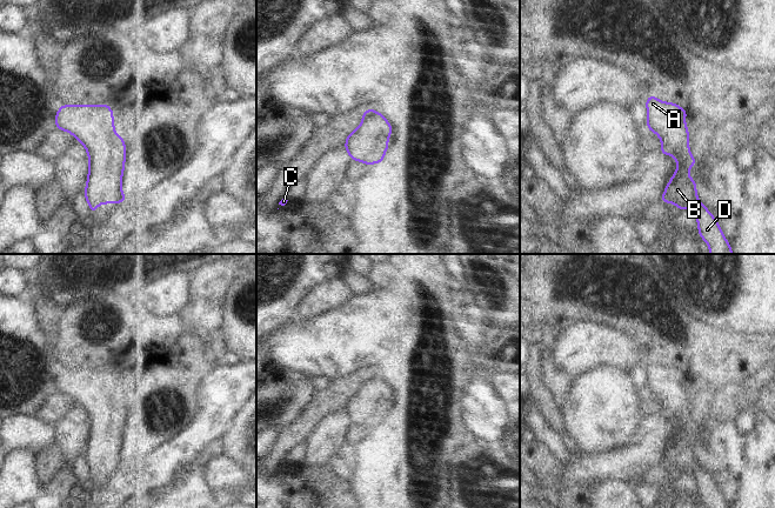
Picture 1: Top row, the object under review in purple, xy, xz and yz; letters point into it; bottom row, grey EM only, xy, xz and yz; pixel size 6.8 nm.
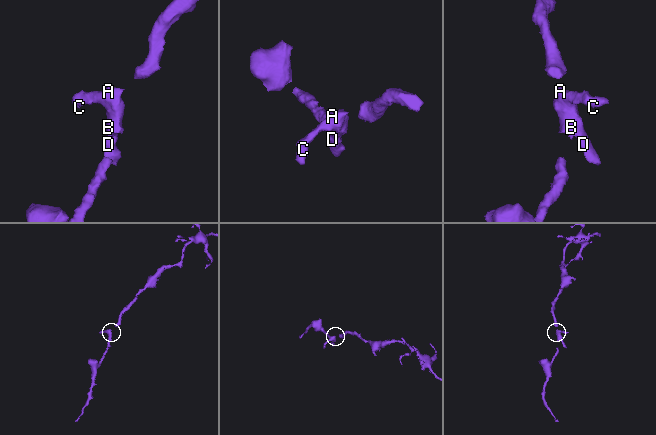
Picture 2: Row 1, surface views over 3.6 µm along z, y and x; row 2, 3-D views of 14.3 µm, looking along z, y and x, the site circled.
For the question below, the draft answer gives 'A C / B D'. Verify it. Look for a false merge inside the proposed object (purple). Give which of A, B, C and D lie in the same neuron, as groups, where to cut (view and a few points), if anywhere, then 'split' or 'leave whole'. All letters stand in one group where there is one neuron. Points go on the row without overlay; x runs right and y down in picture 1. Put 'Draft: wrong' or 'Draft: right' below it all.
A B C D | no cut | leave whole
Draft: wrong

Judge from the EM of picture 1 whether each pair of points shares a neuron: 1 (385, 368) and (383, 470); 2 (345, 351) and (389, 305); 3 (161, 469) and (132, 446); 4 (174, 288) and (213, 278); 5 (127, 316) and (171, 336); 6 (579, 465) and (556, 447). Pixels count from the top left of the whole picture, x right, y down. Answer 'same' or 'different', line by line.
1: same
2: same
3: different
4: different
5: same
6: different

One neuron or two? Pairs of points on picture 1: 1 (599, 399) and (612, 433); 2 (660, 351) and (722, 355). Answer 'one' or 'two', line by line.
1: one
2: one

